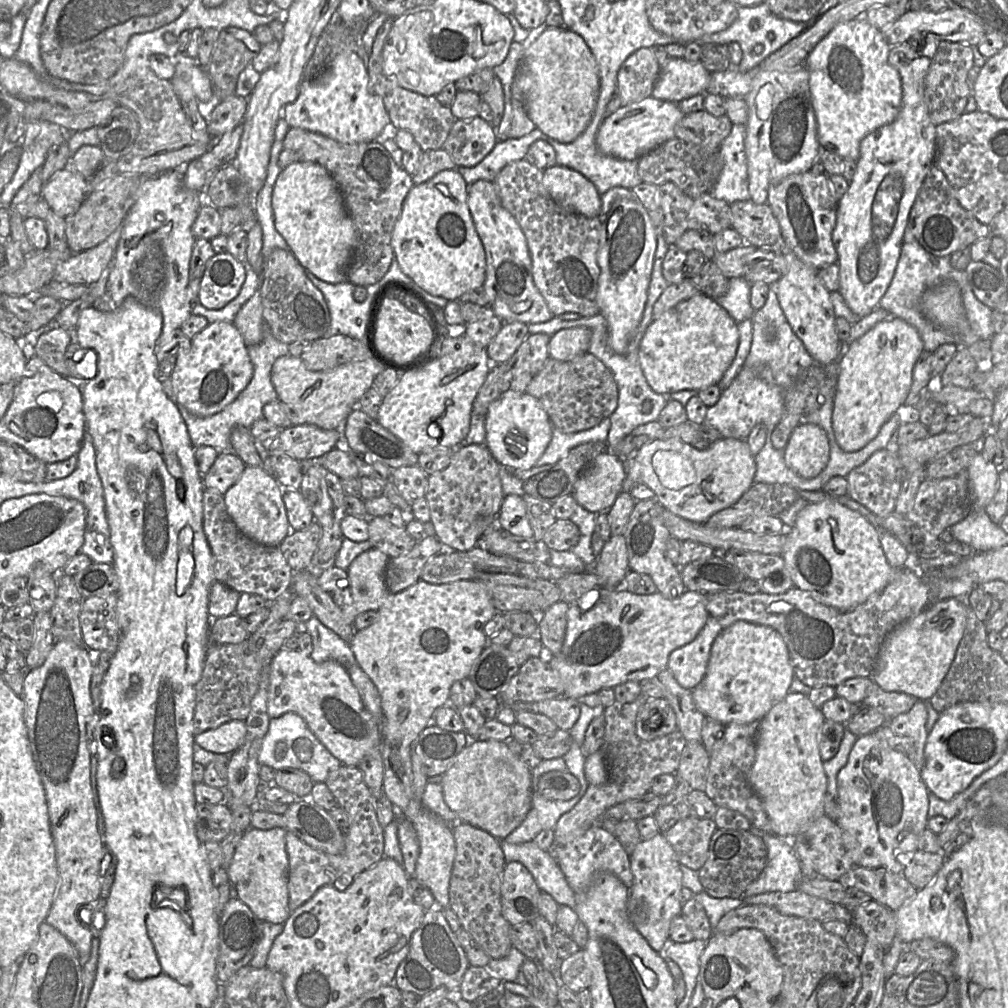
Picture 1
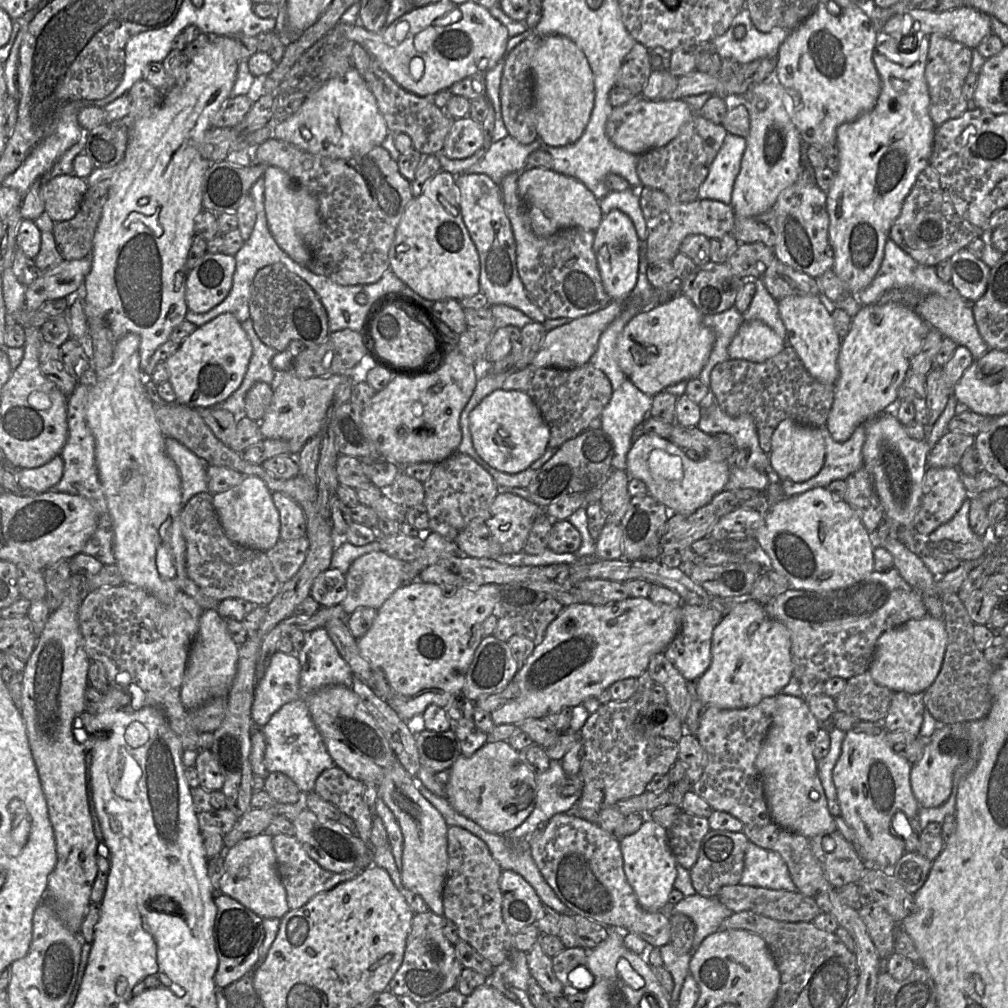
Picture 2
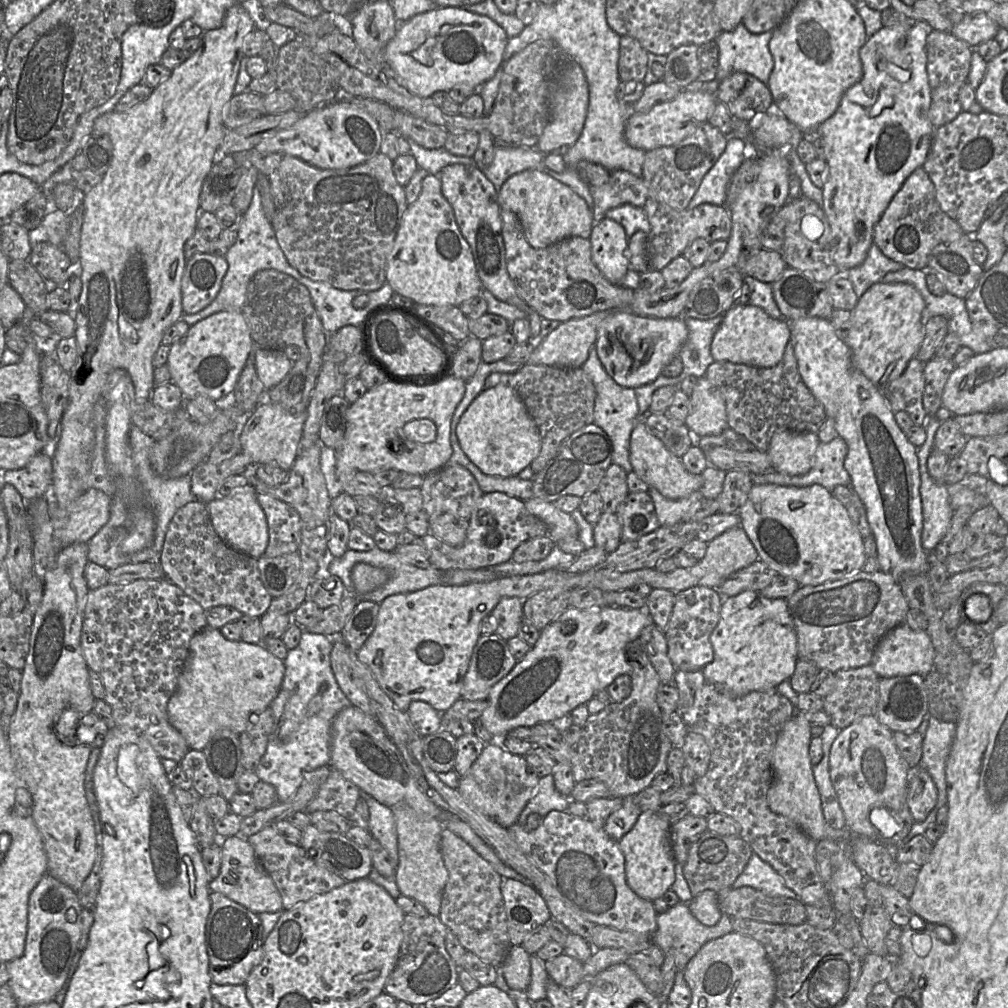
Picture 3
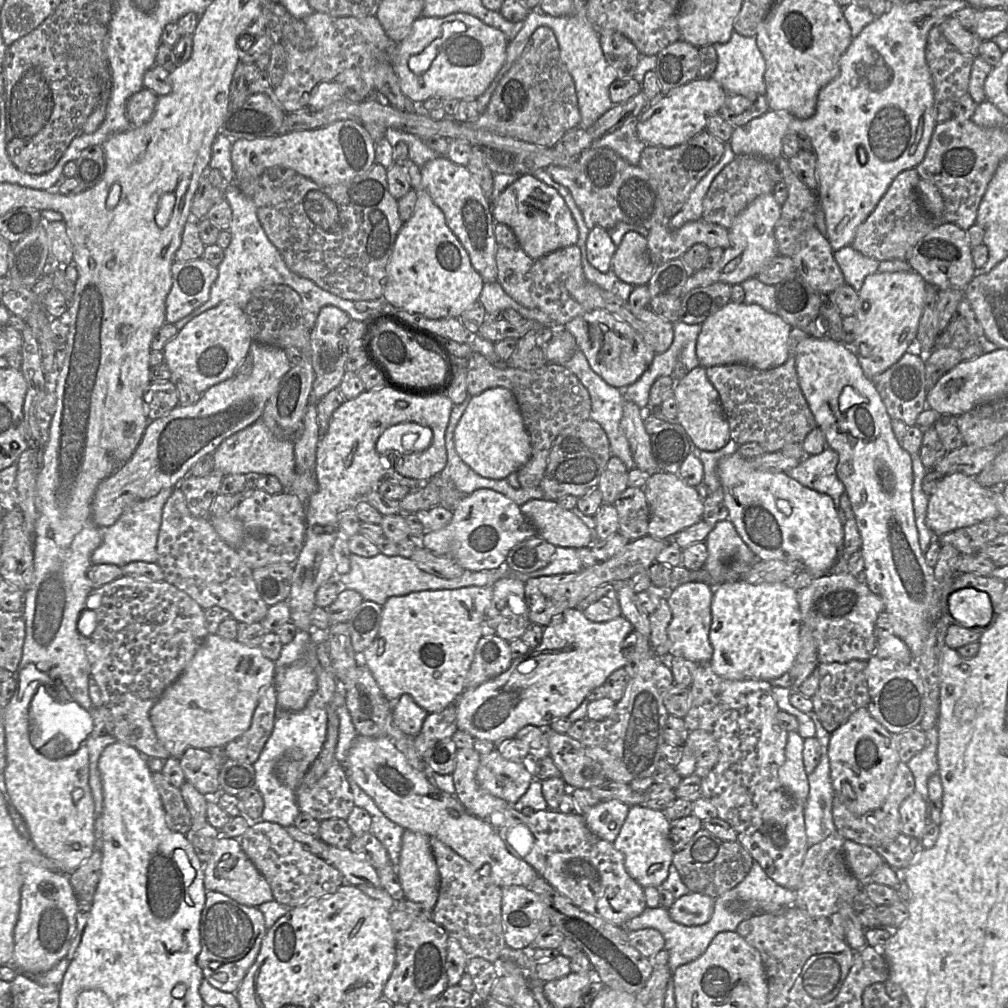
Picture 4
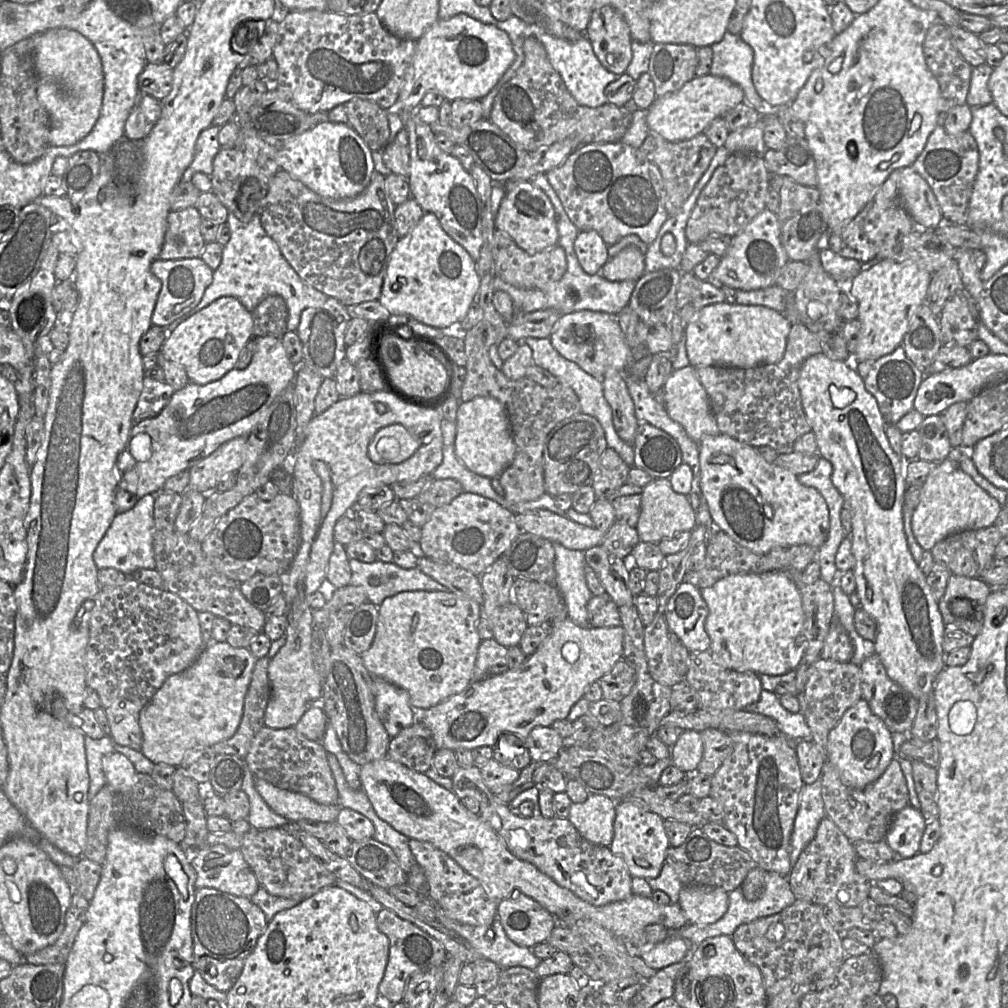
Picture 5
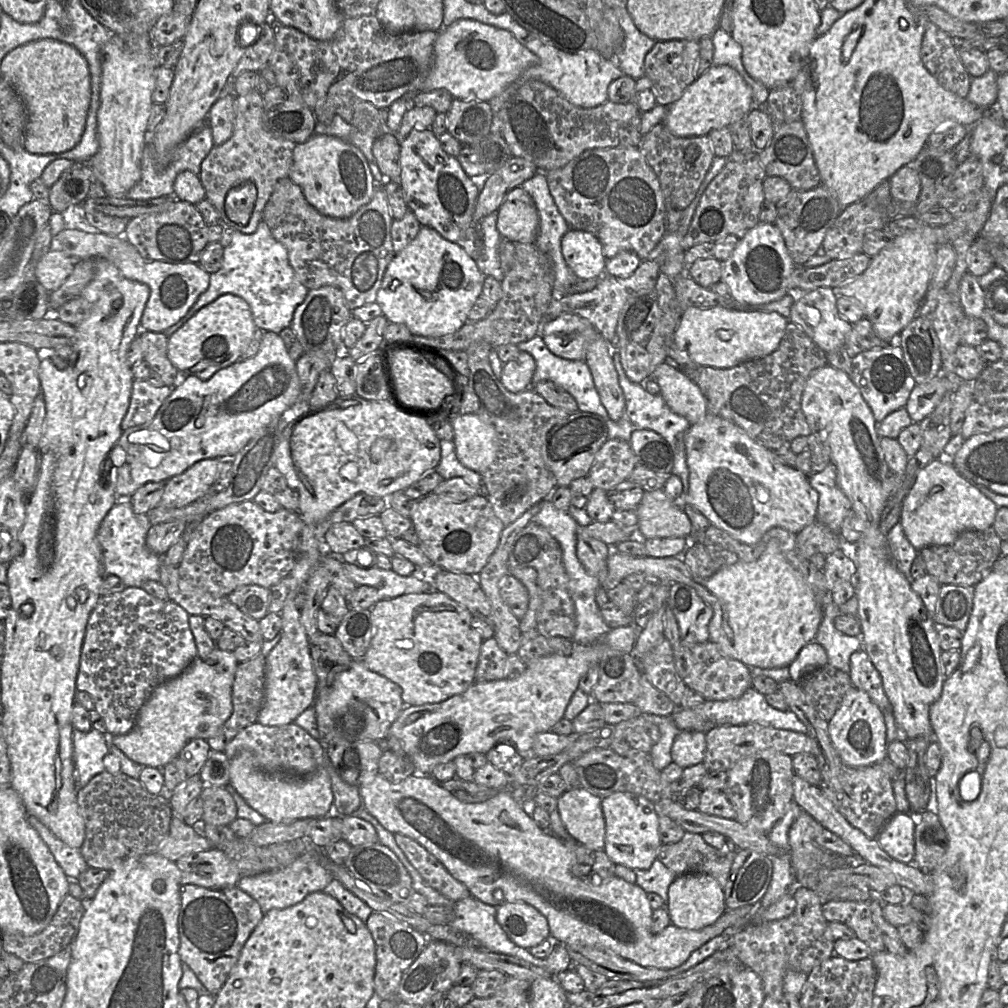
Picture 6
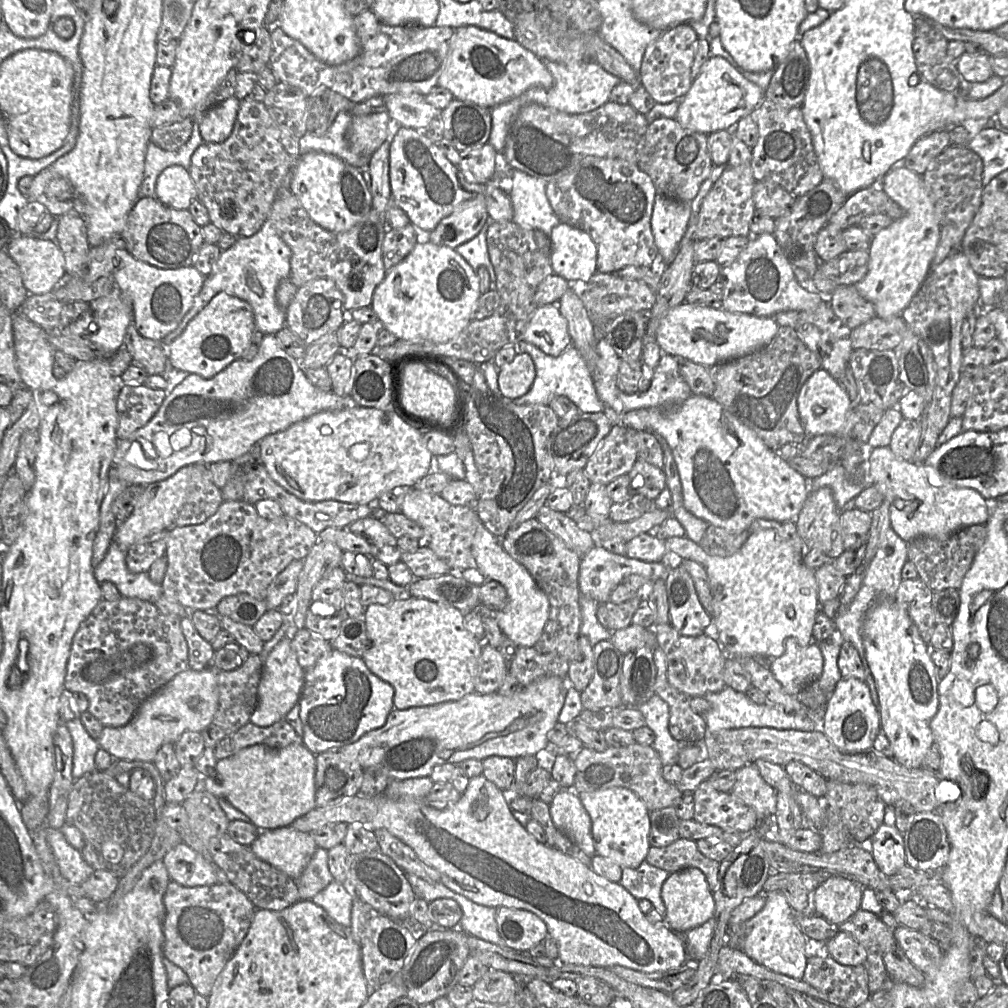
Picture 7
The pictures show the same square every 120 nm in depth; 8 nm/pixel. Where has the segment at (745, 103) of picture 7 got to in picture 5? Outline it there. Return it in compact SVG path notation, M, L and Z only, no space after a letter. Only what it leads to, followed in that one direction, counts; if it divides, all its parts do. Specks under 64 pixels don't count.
M707 74L696 76L678 91L664 97L657 97L647 109L647 126L669 142L690 140L704 133L710 123L718 117L723 117L728 111L745 101L744 92L740 86L731 80Z

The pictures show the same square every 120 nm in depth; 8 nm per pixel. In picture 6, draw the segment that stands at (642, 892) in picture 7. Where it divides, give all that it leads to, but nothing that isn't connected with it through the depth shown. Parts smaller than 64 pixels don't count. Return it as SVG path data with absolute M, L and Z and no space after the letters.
M655 860L647 870L633 870L636 875L636 885L647 894L656 893L663 900L663 907L668 905L668 889L677 877L659 860Z

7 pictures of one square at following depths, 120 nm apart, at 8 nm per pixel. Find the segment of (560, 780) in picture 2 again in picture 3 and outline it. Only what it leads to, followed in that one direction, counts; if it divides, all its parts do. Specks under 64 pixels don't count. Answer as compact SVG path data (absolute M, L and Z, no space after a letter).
M552 774L539 778L536 793L524 807L517 823L524 826L532 813L537 813L544 818L552 810L566 811L570 800L573 800L571 796L565 796L555 788Z

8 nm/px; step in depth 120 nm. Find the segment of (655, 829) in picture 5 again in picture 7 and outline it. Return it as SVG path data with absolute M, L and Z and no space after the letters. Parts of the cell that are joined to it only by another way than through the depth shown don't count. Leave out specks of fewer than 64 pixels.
M611 787L604 790L577 793L592 823L592 836L596 854L621 868L637 868L644 862L649 848L650 819L644 802L631 790Z

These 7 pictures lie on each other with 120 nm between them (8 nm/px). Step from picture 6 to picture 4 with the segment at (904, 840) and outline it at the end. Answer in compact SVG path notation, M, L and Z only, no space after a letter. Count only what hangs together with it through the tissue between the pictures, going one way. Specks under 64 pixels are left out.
M914 791L899 808L901 817L901 833L922 839L928 820L928 805L921 794Z

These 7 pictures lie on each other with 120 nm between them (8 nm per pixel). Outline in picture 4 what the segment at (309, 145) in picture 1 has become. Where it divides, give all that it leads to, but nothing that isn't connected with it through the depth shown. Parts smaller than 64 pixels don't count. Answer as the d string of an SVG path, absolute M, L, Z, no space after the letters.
M375 162L367 172L355 177L347 183L324 186L313 182L290 168L273 166L267 168L259 176L259 182L253 200L258 219L265 234L271 243L278 249L286 266L292 272L303 278L312 280L320 288L342 299L355 302L359 300L376 300L382 297L385 284L386 265L391 256L397 234L403 224L398 213L398 200L390 194L388 189L387 168Z

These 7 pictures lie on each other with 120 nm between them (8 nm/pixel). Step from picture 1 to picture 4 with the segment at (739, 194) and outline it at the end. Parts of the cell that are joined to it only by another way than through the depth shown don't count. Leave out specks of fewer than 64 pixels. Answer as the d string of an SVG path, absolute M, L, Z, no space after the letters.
M730 141L724 143L724 154L720 161L701 179L692 190L683 208L668 220L668 227L676 230L687 222L697 221L702 218L704 197L715 177L736 157Z

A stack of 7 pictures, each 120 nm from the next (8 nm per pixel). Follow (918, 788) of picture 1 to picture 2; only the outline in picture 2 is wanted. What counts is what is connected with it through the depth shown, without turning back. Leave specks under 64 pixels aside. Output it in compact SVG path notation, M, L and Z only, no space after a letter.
M859 722L845 733L841 754L833 769L840 816L856 834L858 856L866 868L882 870L891 870L906 852L905 840L892 828L893 818L899 812L914 818L919 810L910 783L912 764L888 745L887 732L881 722Z

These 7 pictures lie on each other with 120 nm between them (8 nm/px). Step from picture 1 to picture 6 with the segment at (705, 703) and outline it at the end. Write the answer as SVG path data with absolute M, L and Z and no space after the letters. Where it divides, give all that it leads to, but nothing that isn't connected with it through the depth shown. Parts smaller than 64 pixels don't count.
M770 539L761 554L761 556L753 561L753 562L737 562L735 564L725 566L715 571L714 574L708 579L701 579L698 577L694 577L684 562L677 557L666 557L666 558L654 558L649 556L644 557L632 557L630 555L626 555L624 553L620 553L616 551L616 547L612 548L612 552L607 558L607 566L609 577L612 580L622 582L625 577L630 574L643 574L646 576L648 580L653 580L656 582L667 582L667 583L683 583L695 589L697 594L703 599L703 601L709 605L713 611L713 616L708 624L708 632L709 632L709 641L713 642L719 650L727 657L731 659L735 659L739 662L742 662L747 667L759 667L764 669L771 668L782 668L788 667L789 664L797 657L799 651L806 646L808 643L815 639L815 636L818 632L818 628L823 619L823 605L817 600L813 591L808 586L802 575L796 571L785 559L782 554L779 543L776 539Z

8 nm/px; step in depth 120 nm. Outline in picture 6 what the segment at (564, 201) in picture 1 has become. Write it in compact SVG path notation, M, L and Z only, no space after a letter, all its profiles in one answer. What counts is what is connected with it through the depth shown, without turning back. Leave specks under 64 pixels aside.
M521 187L512 189L496 211L496 228L503 239L534 243L539 217L532 198Z

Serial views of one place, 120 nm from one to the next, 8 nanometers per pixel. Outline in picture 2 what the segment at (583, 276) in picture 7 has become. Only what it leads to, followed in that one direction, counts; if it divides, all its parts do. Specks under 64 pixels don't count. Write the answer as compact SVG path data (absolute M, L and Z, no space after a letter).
M613 209L603 215L594 234L593 252L605 291L612 300L625 301L636 286L642 243L634 224L624 212Z

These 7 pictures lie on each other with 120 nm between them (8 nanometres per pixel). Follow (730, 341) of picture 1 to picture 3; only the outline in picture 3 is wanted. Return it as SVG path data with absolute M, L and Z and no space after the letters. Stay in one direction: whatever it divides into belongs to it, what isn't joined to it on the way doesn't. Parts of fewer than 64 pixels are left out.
M613 311L598 327L595 347L607 373L623 387L653 382L688 339L683 317L652 318L630 311Z

